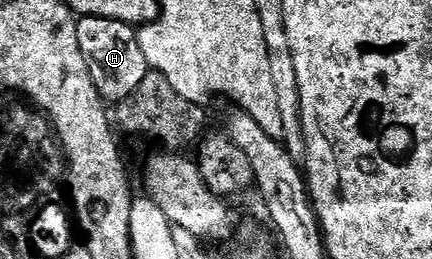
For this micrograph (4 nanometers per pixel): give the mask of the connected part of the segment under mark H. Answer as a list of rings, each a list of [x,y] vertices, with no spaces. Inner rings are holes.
[[[83,17],[78,20],[77,30],[79,47],[87,59],[91,79],[101,92],[102,98],[109,103],[126,101],[135,91],[135,87],[139,87],[139,83],[143,83],[143,79],[151,71],[143,55],[143,47],[139,47],[137,29],[115,19]]]

